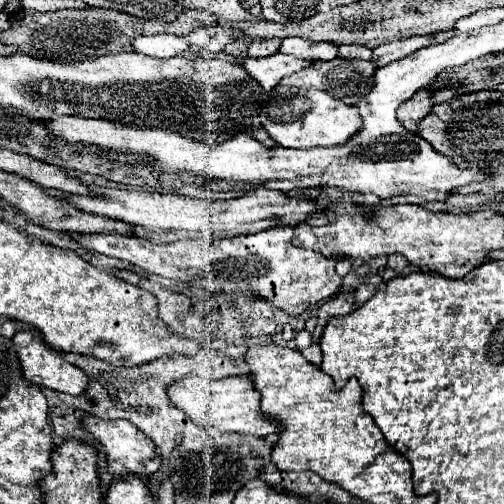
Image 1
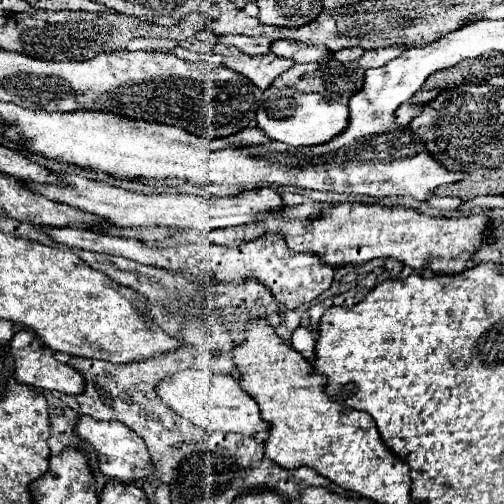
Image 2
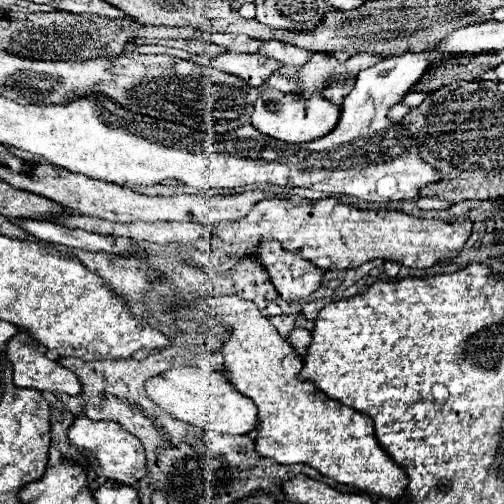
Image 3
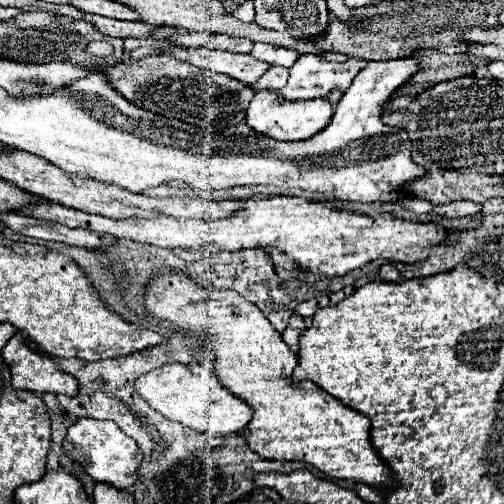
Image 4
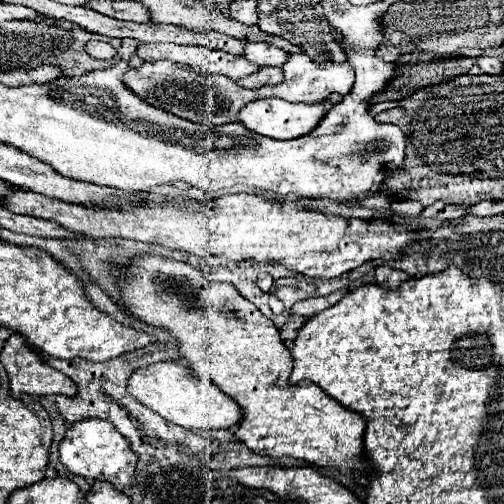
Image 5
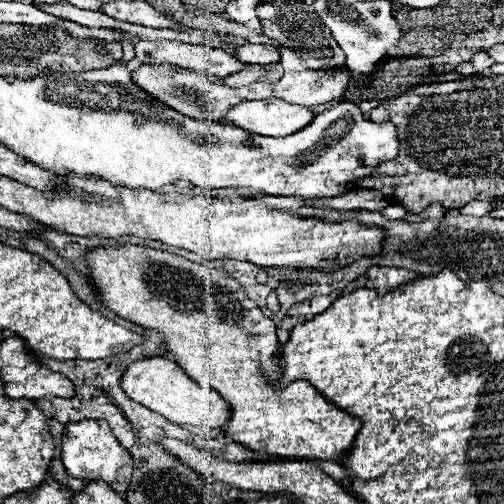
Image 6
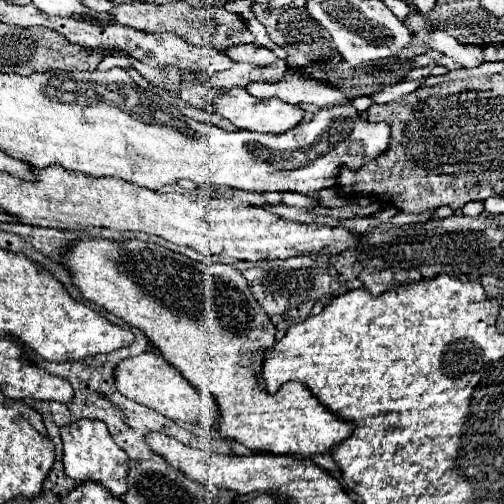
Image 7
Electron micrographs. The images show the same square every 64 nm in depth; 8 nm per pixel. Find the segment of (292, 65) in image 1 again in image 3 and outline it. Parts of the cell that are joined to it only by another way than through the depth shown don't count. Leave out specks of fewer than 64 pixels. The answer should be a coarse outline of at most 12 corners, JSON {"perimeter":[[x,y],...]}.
{"perimeter":[[194,54],[192,62],[240,76],[260,86],[276,60],[260,54]]}

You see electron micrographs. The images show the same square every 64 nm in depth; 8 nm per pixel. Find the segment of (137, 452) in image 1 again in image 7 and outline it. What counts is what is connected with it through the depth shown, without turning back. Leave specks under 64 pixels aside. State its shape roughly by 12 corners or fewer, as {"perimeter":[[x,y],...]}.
{"perimeter":[[100,420],[60,428],[64,474],[126,492],[128,456]]}

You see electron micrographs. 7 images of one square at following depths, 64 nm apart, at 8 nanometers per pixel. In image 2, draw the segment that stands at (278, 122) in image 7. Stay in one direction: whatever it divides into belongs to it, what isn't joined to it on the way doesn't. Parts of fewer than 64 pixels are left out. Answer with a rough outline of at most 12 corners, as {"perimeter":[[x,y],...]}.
{"perimeter":[[270,86],[258,128],[288,146],[328,142],[348,108]]}

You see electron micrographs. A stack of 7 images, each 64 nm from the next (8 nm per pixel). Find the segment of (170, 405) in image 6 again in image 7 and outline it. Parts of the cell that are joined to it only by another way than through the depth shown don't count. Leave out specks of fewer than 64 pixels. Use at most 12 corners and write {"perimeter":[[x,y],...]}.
{"perimeter":[[156,352],[114,368],[120,394],[176,422],[216,426],[216,400]]}

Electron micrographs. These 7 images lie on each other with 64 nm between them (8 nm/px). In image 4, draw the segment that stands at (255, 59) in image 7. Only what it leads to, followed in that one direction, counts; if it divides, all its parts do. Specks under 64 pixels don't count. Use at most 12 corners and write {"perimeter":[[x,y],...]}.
{"perimeter":[[254,44],[252,58],[272,66],[292,66],[298,52]]}

